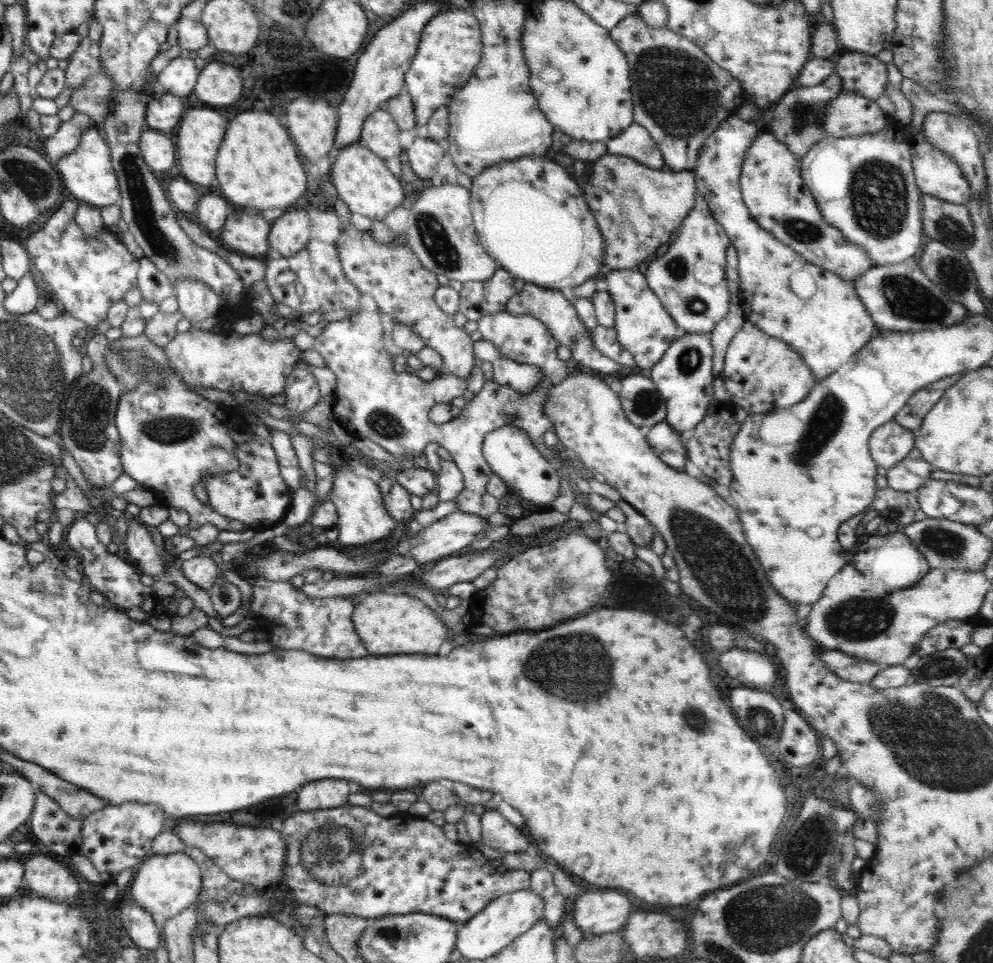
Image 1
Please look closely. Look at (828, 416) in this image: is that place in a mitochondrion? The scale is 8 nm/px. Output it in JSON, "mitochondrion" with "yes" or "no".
{"mitochondrion":"yes"}

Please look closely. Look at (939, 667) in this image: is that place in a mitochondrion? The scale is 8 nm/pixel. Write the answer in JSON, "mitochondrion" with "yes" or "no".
{"mitochondrion":"yes"}

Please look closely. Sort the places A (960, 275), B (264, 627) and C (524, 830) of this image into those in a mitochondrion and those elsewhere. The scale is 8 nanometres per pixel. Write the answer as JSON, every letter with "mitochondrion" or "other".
{"A":"mitochondrion","B":"other","C":"other"}

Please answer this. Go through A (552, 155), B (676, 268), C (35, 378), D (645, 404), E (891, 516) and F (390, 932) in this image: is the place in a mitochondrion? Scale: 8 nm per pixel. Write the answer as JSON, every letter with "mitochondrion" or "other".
{"A":"other","B":"mitochondrion","C":"mitochondrion","D":"mitochondrion","E":"other","F":"mitochondrion"}

